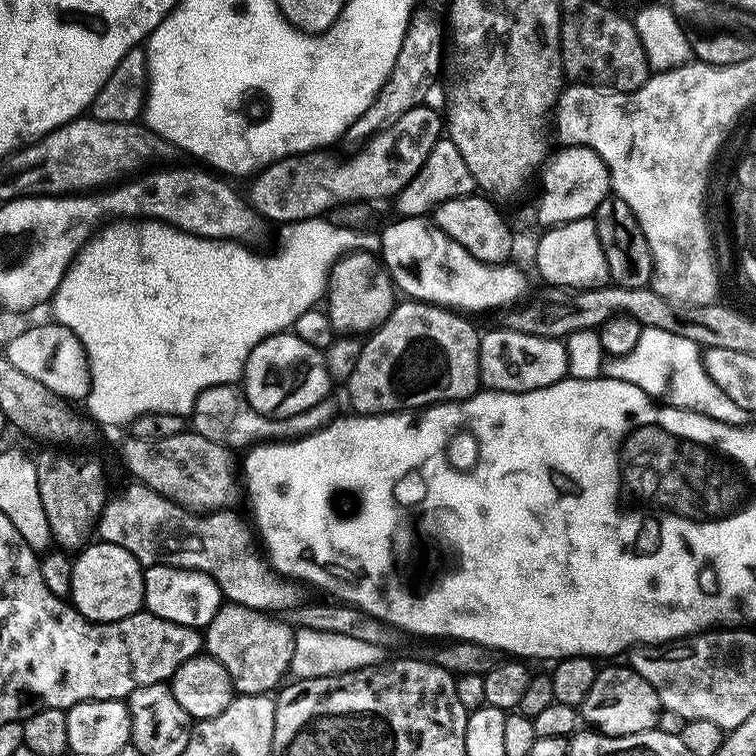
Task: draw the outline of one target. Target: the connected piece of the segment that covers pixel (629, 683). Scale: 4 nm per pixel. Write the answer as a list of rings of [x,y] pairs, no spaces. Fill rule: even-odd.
[[[631,666],[624,668],[601,667],[594,678],[594,686],[590,686],[590,694],[586,694],[584,703],[578,712],[589,729],[603,732],[605,736],[625,736],[648,732],[657,727],[662,705],[654,686],[642,678]]]

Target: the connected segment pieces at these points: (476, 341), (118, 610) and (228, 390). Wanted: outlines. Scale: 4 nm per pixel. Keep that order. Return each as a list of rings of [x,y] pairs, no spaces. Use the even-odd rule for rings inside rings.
[[[400,302],[390,314],[390,318],[383,326],[376,329],[363,341],[360,349],[360,357],[353,373],[346,383],[348,400],[352,403],[351,411],[361,416],[381,416],[379,408],[388,408],[388,400],[392,400],[392,388],[398,388],[397,384],[400,372],[388,372],[388,360],[400,360],[400,368],[412,360],[412,352],[404,352],[400,348],[400,340],[408,340],[408,336],[436,336],[432,344],[448,356],[448,372],[436,372],[436,396],[449,396],[453,400],[466,400],[476,395],[481,387],[480,379],[480,336],[476,328],[467,320],[467,315],[457,314],[445,307],[423,302]],[[416,312],[416,324],[404,324],[404,316],[412,316]],[[392,348],[392,352],[388,352]]]
[[[92,542],[72,560],[70,603],[85,620],[103,626],[132,616],[144,608],[144,568],[130,550],[120,544]]]
[[[219,384],[202,390],[202,394],[196,396],[196,404],[190,413],[190,428],[191,431],[202,434],[202,438],[210,438],[210,442],[218,442],[229,450],[247,450],[257,444],[269,442],[291,442],[297,438],[311,436],[337,419],[338,411],[336,412],[334,400],[319,400],[302,414],[273,420],[271,416],[258,414],[258,410],[250,406],[250,402],[236,384]]]

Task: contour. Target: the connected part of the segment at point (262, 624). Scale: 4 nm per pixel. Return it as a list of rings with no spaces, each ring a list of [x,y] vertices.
[[[224,602],[203,633],[202,640],[206,645],[207,655],[226,666],[232,679],[232,687],[239,695],[262,696],[271,693],[281,687],[285,679],[283,676],[289,675],[296,632],[287,619],[280,619],[284,618],[277,618],[242,604]]]

